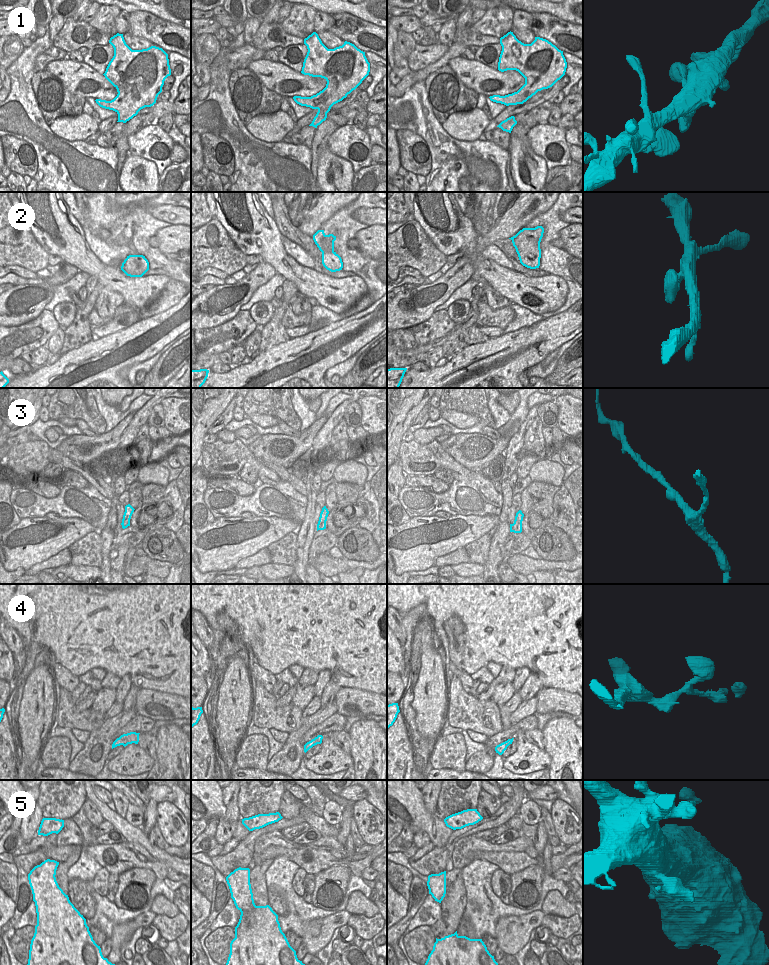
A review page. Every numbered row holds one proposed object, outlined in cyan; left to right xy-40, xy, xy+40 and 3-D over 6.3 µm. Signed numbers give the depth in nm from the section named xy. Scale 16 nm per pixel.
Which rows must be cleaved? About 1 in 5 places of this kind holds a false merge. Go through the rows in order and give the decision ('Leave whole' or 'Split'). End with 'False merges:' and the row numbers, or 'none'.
1: Leave whole
2: Leave whole
3: Leave whole
4: Leave whole
5: Leave whole
False merges: none.

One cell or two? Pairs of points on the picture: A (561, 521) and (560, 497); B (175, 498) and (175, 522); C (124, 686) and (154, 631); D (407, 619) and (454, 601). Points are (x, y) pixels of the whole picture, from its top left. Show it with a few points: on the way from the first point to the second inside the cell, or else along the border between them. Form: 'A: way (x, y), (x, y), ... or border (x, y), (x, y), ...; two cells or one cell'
A: way (562, 515), (562, 503); one cell
B: way (176, 504), (178, 508), (177, 516); one cell
C: border (121, 677), (128, 674), (132, 683); two cells
D: border (426, 604), (419, 603), (403, 614); two cells

